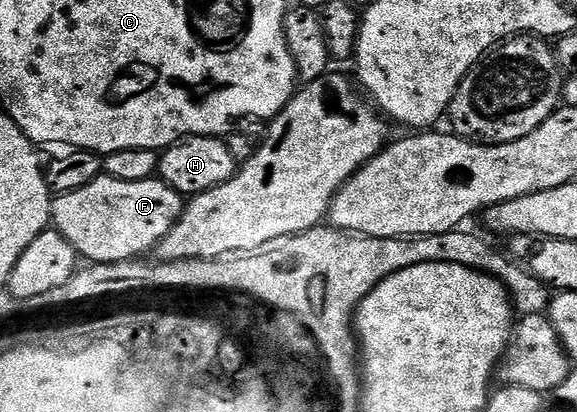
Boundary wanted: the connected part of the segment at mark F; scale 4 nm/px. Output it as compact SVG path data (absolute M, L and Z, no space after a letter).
M100 174L93 182L72 192L54 197L51 218L54 231L60 232L73 245L84 261L112 264L134 260L154 249L179 221L185 207L184 197L177 190L152 178L141 182L121 182Z

